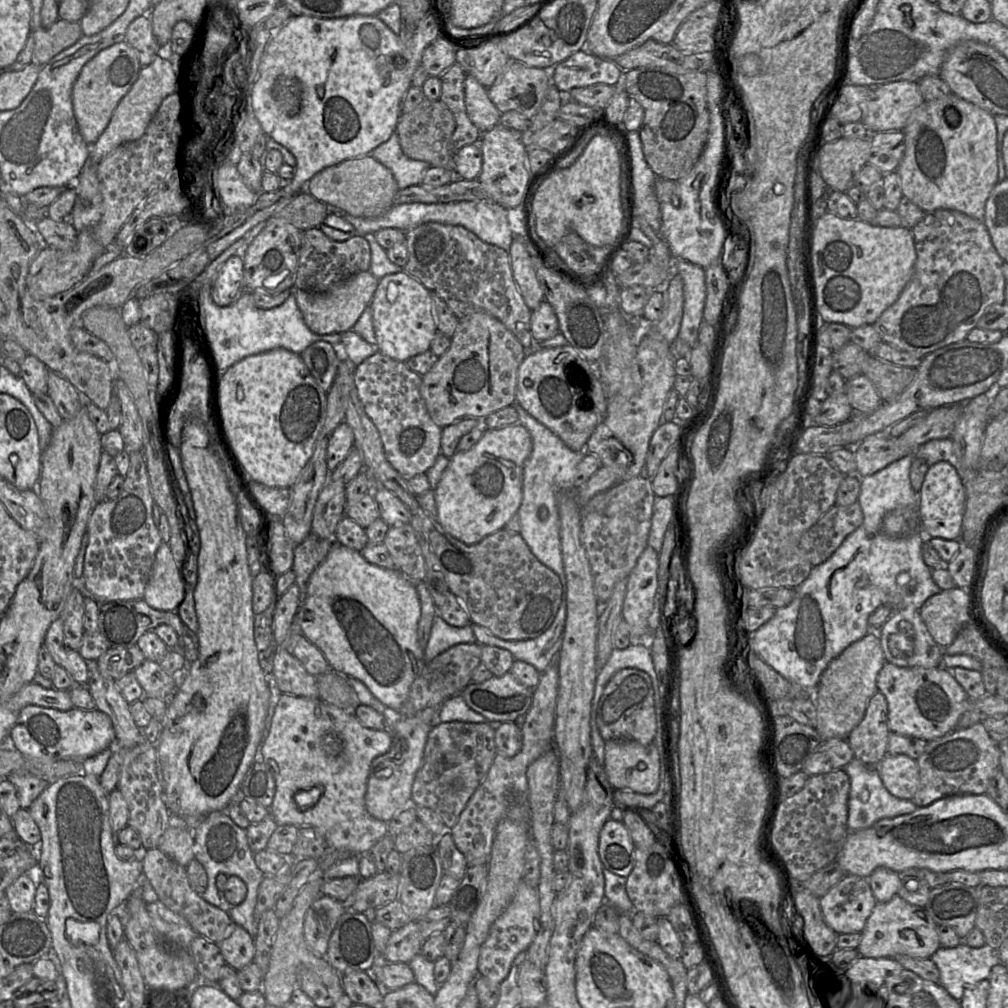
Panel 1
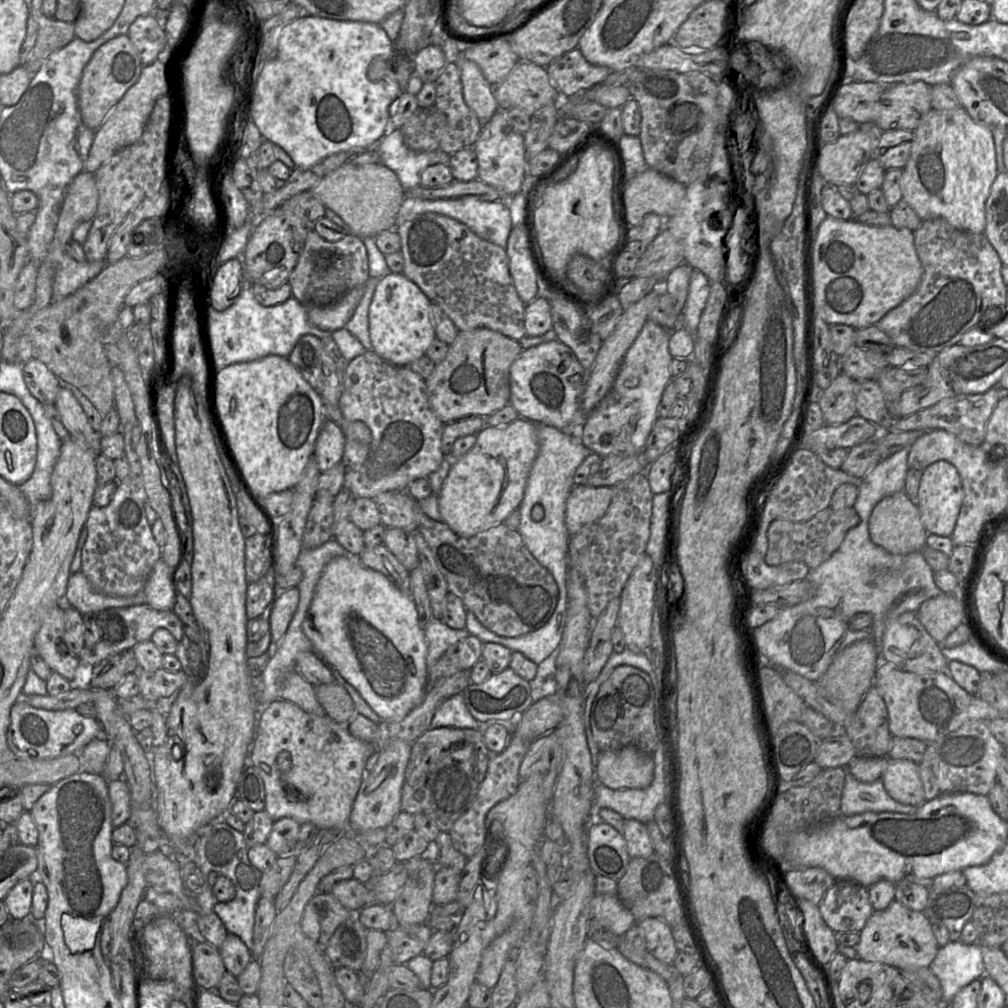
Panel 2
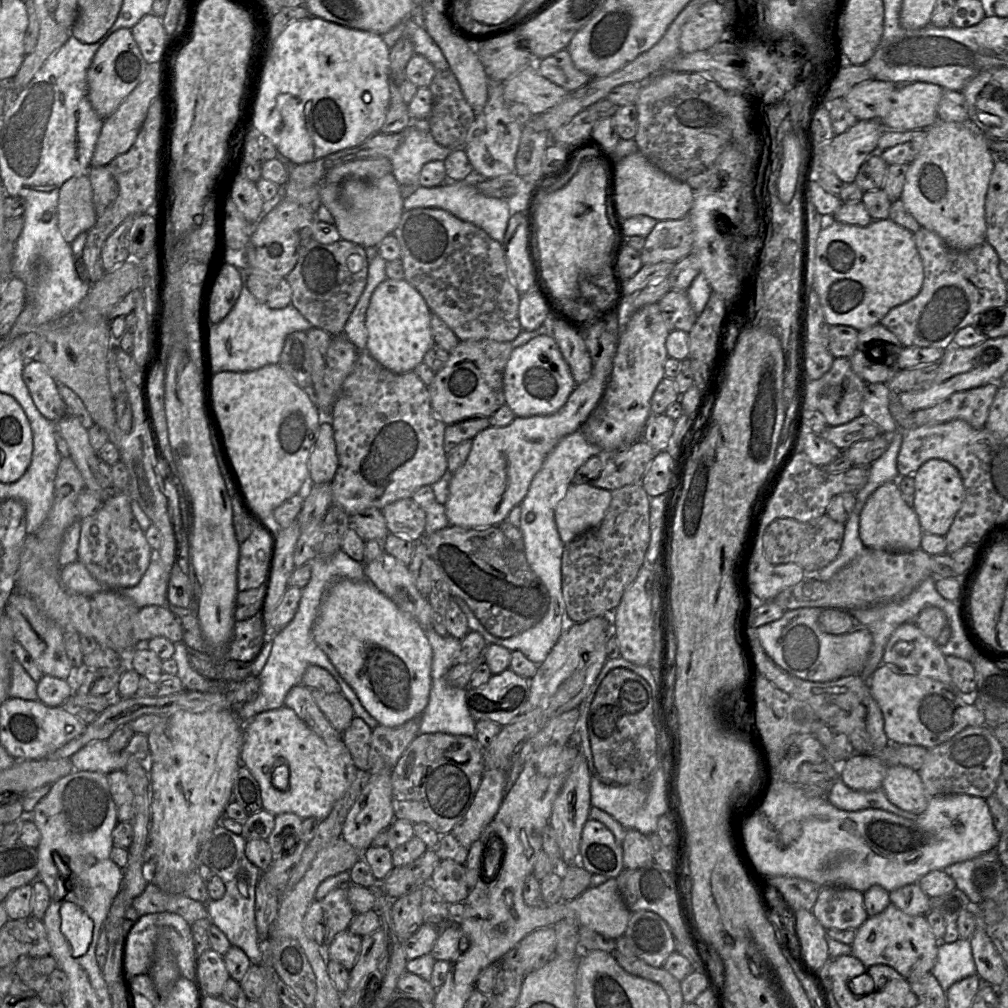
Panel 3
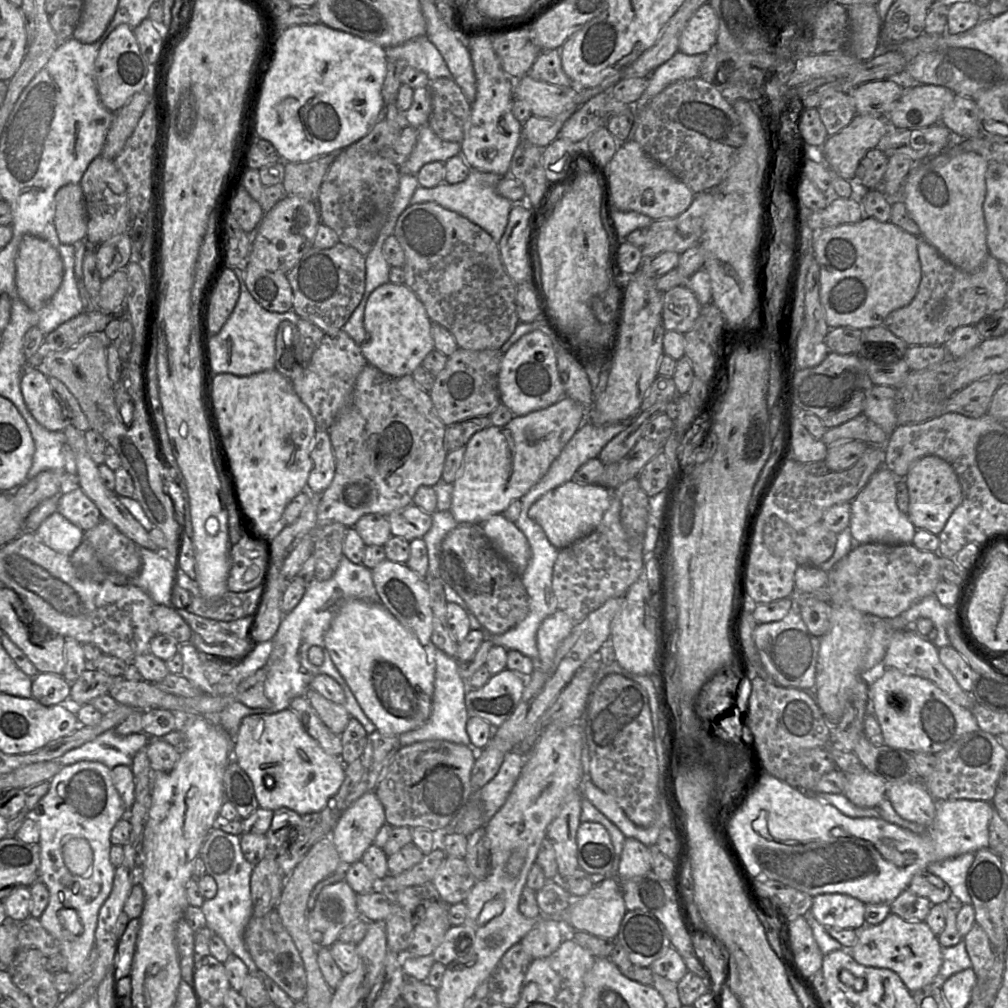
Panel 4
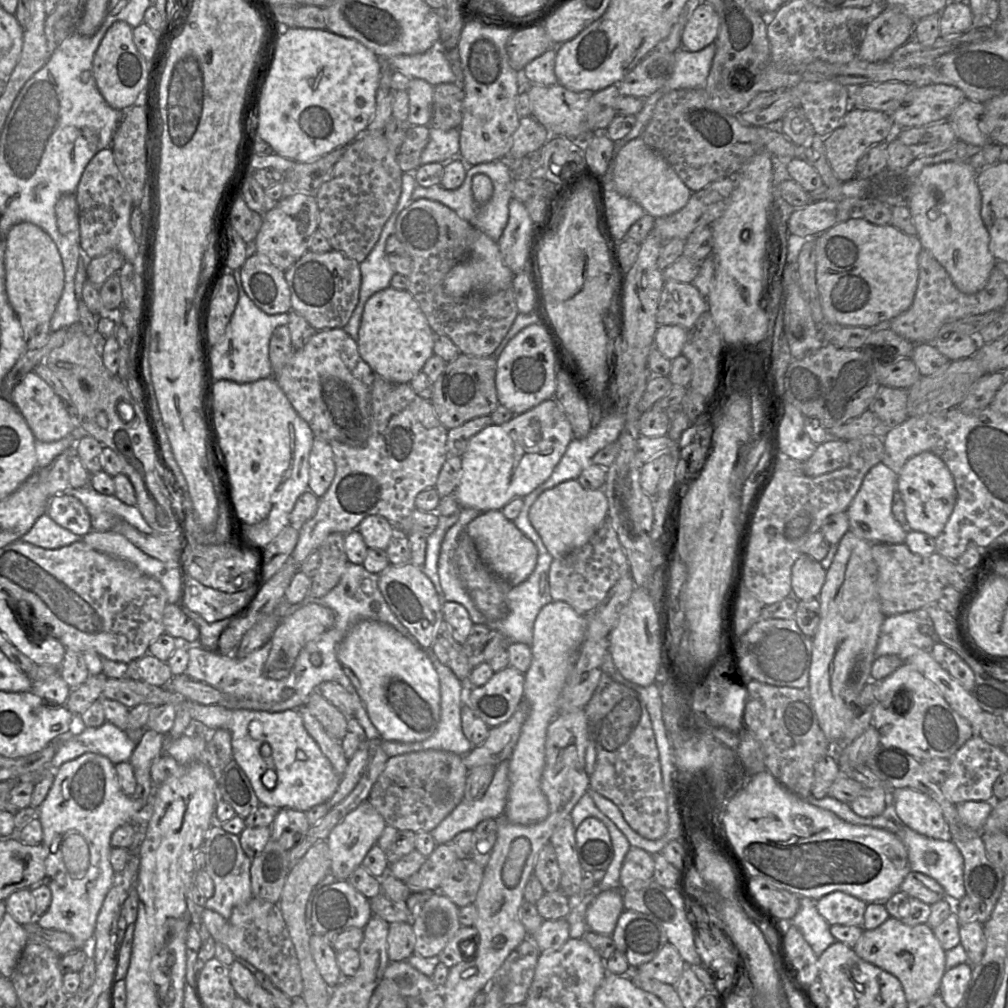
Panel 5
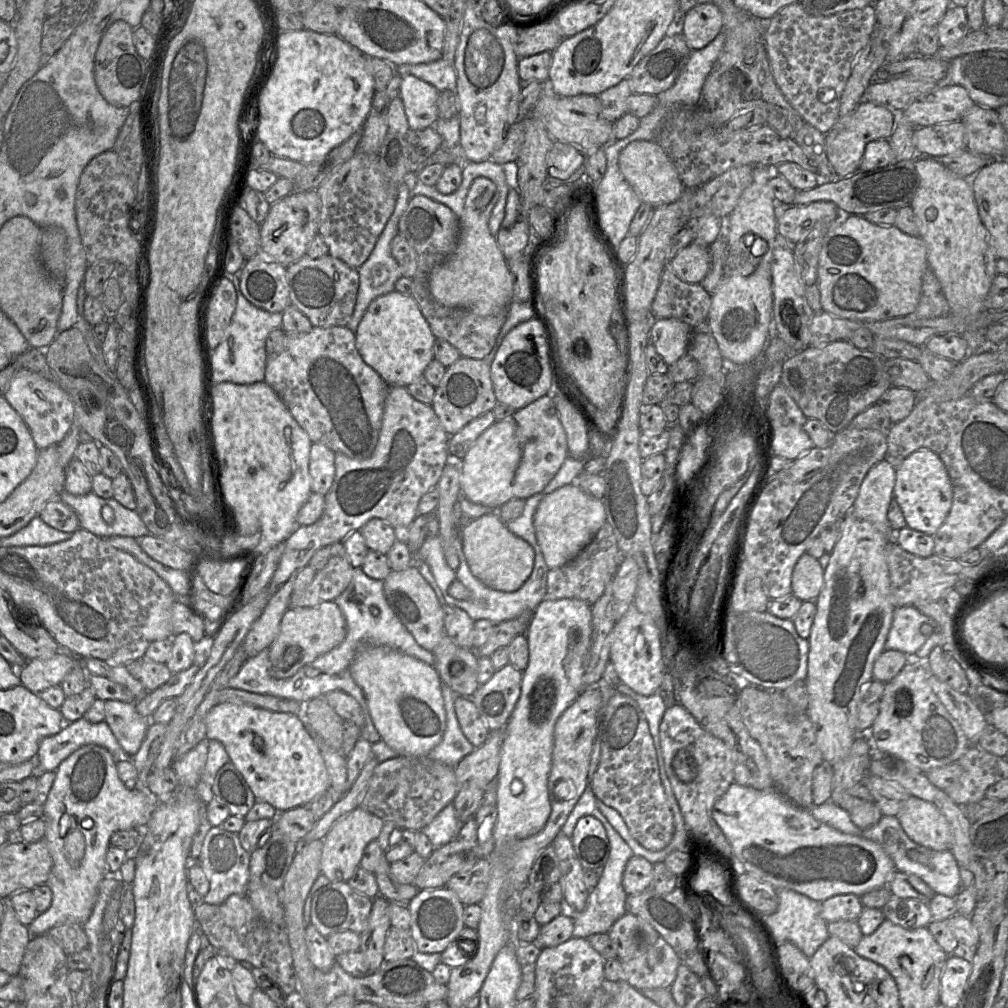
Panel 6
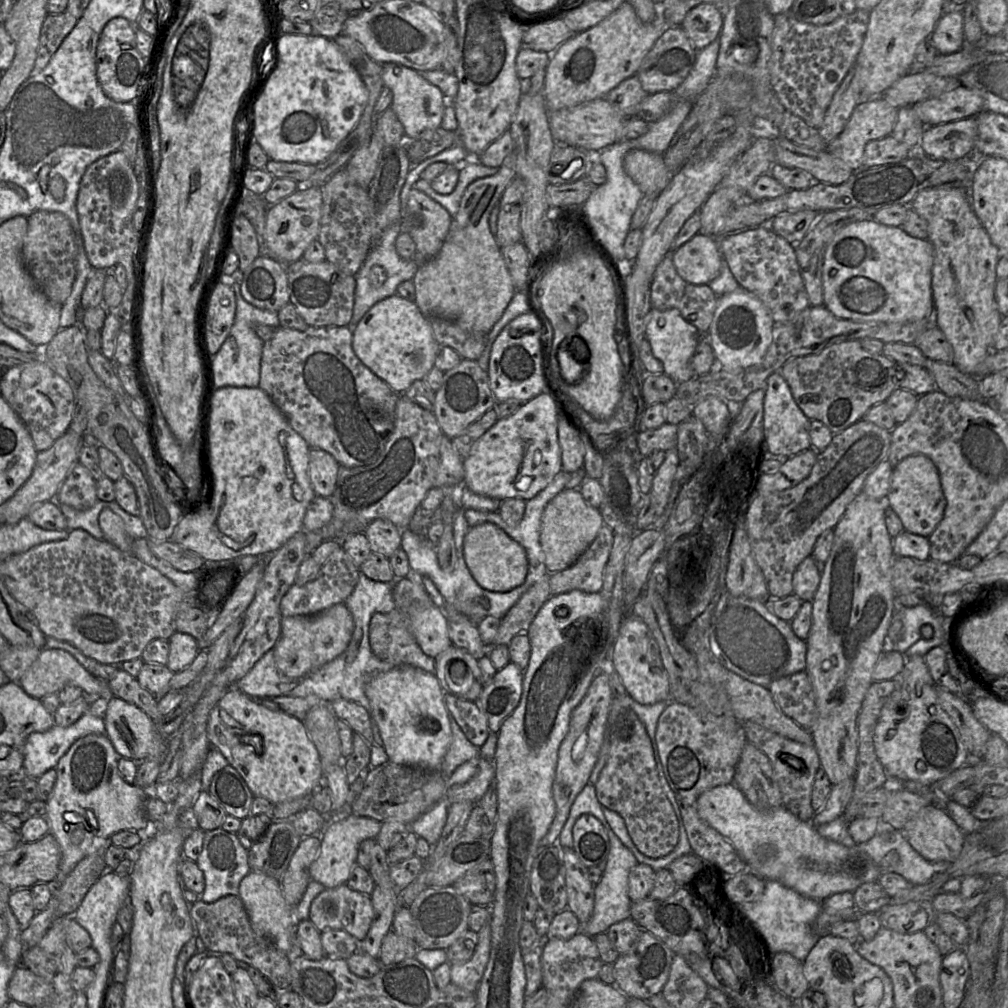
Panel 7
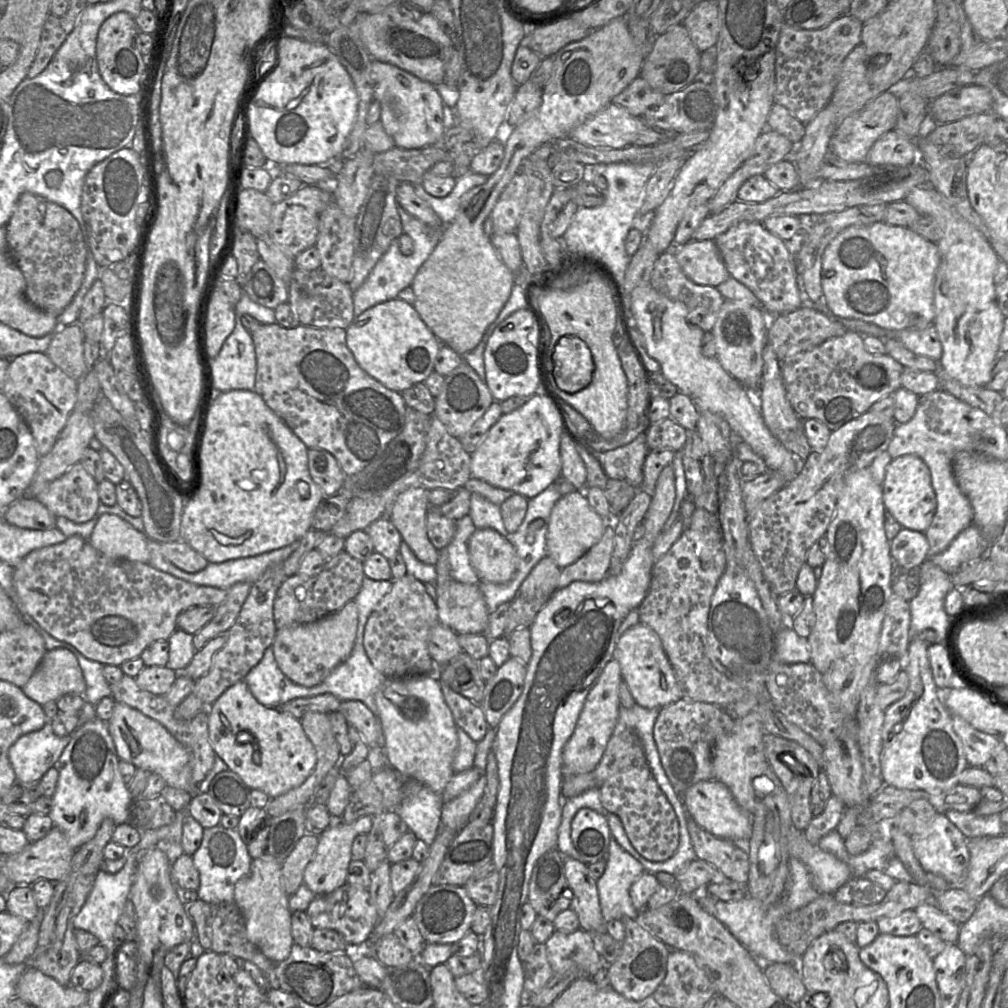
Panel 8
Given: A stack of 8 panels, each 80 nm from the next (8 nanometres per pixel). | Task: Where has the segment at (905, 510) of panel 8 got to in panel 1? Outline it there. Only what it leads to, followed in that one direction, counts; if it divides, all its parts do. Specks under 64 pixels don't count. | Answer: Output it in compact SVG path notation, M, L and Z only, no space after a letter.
M947 461L931 465L919 492L919 517L924 535L960 539L965 503L965 488L956 468Z

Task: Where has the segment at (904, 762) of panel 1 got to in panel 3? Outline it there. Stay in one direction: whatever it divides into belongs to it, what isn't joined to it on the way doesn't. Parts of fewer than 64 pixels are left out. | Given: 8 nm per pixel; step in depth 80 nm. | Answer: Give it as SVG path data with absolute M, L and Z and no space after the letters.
M901 764L888 768L882 789L891 803L916 815L924 812L930 799L918 772Z

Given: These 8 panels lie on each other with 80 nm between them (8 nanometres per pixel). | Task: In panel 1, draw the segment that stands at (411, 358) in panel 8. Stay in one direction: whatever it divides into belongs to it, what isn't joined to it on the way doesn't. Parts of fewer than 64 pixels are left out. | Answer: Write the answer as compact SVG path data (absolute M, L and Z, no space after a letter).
M405 271L383 276L370 302L378 352L404 362L426 352L437 334L430 291Z

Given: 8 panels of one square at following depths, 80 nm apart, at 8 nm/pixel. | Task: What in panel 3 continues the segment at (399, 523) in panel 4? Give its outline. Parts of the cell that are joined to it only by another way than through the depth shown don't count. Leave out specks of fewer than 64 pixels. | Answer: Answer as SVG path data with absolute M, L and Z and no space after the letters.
M412 498L388 504L382 510L389 533L417 542L425 535L426 512Z

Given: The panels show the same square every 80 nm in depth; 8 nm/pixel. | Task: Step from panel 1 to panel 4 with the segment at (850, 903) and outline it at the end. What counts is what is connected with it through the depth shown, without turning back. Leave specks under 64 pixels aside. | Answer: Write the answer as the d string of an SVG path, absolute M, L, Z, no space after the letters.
M819 894L813 897L810 912L825 927L861 930L866 925L865 905L847 894Z

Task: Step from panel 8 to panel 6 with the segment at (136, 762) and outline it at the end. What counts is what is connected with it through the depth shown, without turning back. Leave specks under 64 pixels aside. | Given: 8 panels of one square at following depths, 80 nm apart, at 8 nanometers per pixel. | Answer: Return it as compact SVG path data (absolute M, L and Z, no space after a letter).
M105 701L105 722L108 723L125 754L131 758L140 749L150 725L150 719L141 716L135 703Z

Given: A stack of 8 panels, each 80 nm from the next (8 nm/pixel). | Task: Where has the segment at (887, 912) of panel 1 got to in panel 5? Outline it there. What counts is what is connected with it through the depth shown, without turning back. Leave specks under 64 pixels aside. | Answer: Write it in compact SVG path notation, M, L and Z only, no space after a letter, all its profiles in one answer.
M888 917L881 925L863 930L854 952L869 962L894 975L901 983L909 1005L930 998L939 992L945 969L945 951L926 923L906 925L896 918Z

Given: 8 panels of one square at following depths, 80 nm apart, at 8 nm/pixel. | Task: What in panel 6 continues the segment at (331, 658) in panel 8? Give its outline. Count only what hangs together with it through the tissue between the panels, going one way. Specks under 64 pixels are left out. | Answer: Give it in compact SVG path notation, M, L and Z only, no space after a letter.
M334 601L323 602L315 607L290 607L283 615L277 638L269 649L269 673L276 679L291 678L297 671L319 656L338 646L346 636L344 616Z

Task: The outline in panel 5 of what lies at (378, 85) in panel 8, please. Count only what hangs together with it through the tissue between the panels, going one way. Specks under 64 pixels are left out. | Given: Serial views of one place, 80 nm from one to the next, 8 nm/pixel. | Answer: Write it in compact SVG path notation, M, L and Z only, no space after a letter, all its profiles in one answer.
M412 78L407 92L409 94L408 123L414 126L429 126L432 120L434 86L426 80Z

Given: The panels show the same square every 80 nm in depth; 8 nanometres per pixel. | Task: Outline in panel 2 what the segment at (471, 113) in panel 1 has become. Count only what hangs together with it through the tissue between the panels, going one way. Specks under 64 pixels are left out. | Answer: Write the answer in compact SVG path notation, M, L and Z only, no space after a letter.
M460 54L455 63L461 73L464 101L483 126L499 109L494 97L494 87L486 80L475 62Z

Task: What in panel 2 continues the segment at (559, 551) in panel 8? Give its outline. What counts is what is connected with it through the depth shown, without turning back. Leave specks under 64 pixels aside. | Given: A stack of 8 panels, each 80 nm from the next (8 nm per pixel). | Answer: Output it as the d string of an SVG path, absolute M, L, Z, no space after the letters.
M573 486L566 501L565 526L570 536L600 519L612 500L612 487Z

